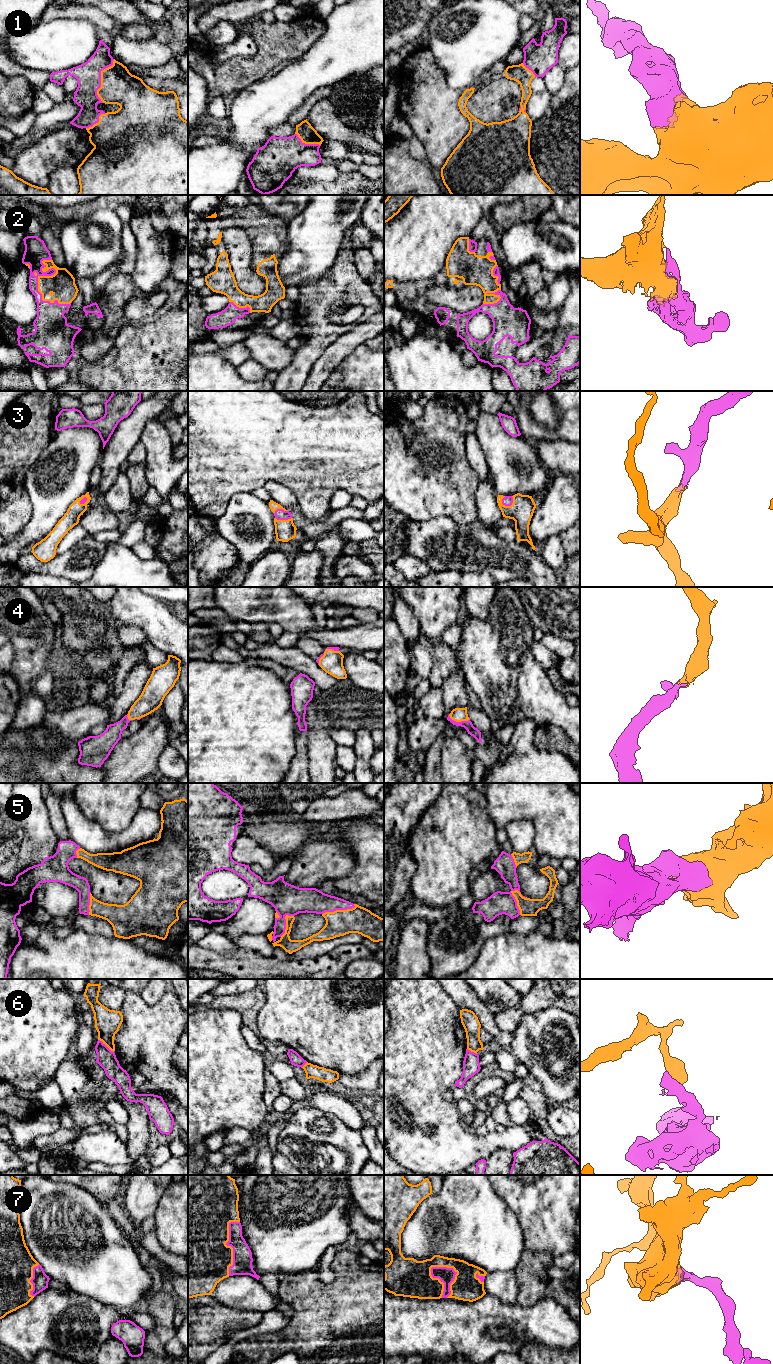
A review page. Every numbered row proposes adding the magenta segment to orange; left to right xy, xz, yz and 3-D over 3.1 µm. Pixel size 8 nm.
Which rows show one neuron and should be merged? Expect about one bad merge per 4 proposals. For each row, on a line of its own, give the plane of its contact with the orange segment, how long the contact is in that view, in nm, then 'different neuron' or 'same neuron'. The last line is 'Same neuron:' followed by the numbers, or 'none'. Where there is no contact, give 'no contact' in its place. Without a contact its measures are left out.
1: xy | 360 nm | same neuron
2: xy | 420 nm | same neuron
3: yz | 120 nm | same neuron
4: yz | 180 nm | same neuron
5: yz | 220 nm | same neuron
6: xy | 170 nm | different neuron
7: yz | 280 nm | same neuron
Same neuron: 1, 2, 3, 4, 5, 7

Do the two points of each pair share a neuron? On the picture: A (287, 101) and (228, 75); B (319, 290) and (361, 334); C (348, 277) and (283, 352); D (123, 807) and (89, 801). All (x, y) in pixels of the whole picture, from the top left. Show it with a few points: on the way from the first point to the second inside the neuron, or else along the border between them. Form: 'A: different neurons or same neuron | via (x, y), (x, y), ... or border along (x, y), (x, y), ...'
A: different neurons | border along (269, 70), (233, 96)
B: different neurons | border along (354, 324), (350, 330), (342, 333), (334, 340)
C: different neurons | border along (295, 350), (293, 359), (281, 370)
D: same neuron | via (115, 802), (97, 801)

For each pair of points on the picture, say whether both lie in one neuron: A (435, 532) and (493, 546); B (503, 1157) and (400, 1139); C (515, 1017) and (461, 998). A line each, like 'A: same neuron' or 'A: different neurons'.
A: same neuron
B: different neurons
C: different neurons

